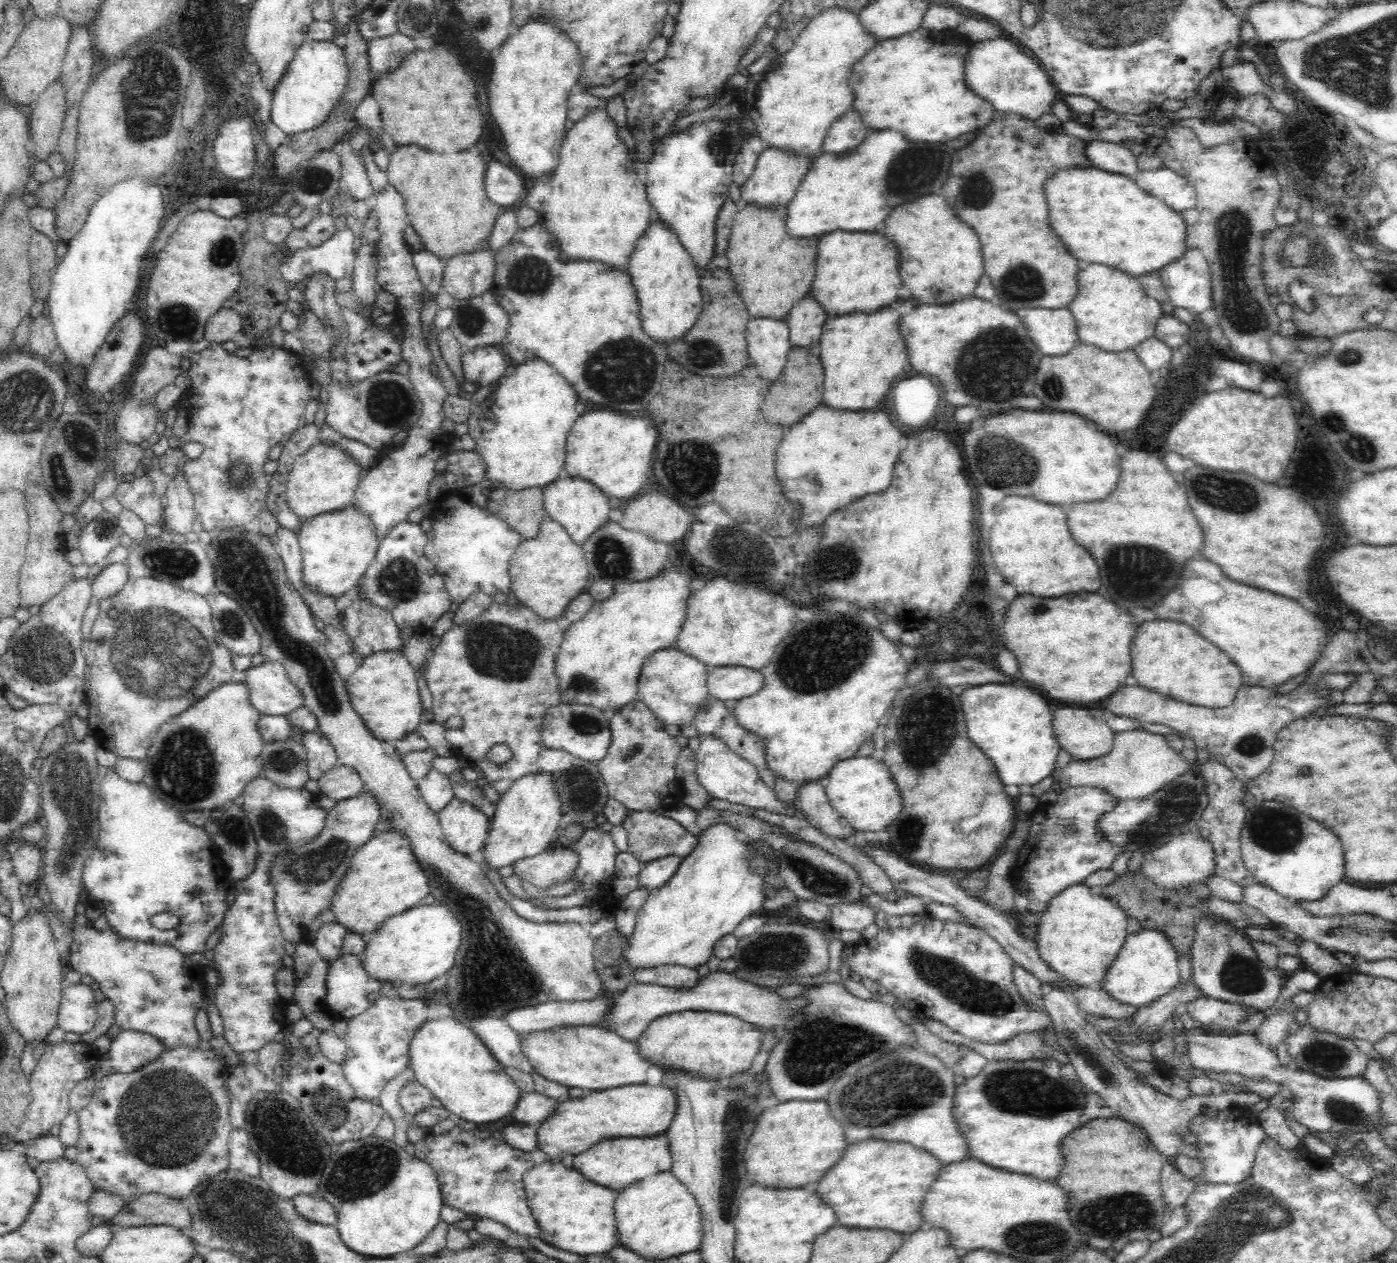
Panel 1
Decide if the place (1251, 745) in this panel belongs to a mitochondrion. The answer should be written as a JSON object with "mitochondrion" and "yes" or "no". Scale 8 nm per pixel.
{"mitochondrion":"yes"}

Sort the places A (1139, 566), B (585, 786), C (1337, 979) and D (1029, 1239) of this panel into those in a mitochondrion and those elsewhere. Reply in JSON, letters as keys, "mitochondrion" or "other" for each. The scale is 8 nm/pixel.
{"A":"mitochondrion","B":"mitochondrion","C":"other","D":"mitochondrion"}

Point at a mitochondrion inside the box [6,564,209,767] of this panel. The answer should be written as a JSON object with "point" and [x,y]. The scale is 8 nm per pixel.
{"point":[44,658]}

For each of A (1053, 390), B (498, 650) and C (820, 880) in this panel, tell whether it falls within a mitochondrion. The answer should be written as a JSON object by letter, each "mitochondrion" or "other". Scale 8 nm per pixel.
{"A":"mitochondrion","B":"mitochondrion","C":"mitochondrion"}

